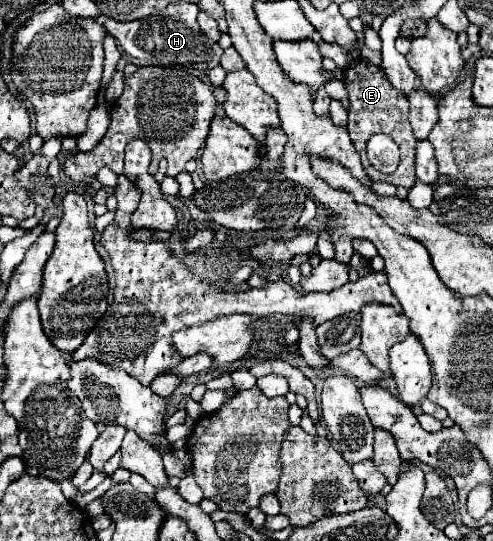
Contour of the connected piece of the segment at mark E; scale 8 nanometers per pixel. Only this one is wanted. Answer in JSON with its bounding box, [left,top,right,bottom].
[344,59,416,189]

